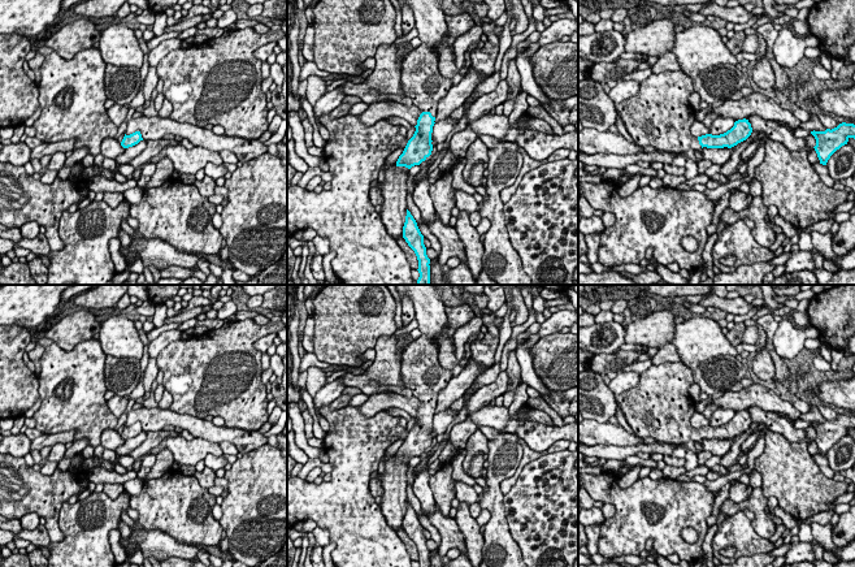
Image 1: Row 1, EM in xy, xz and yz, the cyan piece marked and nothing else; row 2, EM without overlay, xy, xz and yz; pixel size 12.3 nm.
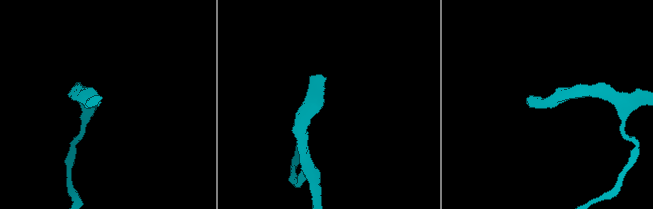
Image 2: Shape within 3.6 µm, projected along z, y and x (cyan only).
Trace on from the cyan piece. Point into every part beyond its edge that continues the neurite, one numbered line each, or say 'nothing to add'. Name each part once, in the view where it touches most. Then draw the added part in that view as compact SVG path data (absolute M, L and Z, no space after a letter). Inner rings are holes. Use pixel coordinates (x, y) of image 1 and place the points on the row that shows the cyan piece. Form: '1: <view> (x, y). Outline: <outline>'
1: xz (421, 81). Outline: M421 43L405 55L402 66L400 83L405 96L415 107L435 117L438 103L452 87L452 81L439 72L438 53Z

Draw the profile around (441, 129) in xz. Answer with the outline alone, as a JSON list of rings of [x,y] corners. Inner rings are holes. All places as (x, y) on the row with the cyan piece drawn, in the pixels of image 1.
[[[451,116],[442,118],[440,121],[435,122],[433,126],[431,140],[434,140],[435,143],[446,142],[447,135],[453,129],[456,129],[457,125],[459,122],[456,121],[456,118],[452,118]]]

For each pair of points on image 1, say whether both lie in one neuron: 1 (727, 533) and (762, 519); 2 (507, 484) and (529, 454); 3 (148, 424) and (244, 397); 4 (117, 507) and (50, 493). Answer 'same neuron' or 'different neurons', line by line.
1: different neurons
2: same neuron
3: different neurons
4: different neurons

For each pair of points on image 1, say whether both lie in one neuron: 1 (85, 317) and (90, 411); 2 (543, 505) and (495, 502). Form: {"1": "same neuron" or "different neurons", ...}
{"1": "different neurons", "2": "different neurons"}

